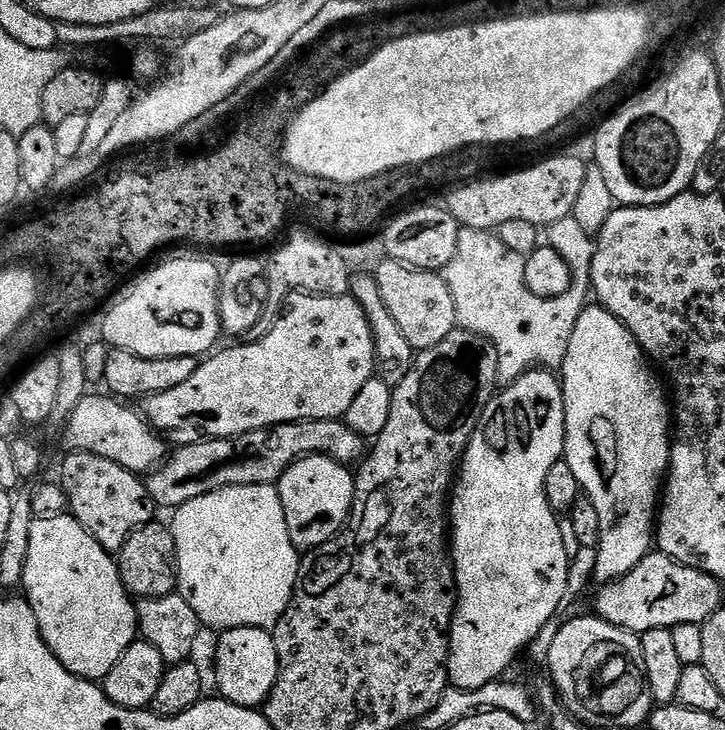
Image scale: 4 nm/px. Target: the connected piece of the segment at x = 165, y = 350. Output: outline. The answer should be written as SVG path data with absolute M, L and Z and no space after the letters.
M168 260L148 272L104 316L103 343L109 349L130 350L142 358L203 357L217 347L220 327L220 278L222 272L208 260Z

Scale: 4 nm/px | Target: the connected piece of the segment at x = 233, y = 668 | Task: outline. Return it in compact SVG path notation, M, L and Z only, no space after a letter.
M229 628L219 633L220 641L216 644L216 684L220 687L219 695L232 704L243 708L259 709L268 695L274 690L274 682L278 682L280 659L274 646L274 638L267 628Z

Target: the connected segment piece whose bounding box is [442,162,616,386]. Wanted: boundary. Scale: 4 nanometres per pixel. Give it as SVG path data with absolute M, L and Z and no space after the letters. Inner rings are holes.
M595 162L588 164L586 179L582 184L582 191L578 194L575 209L571 216L559 219L548 226L545 234L547 245L565 258L571 270L571 286L566 294L558 298L538 298L526 286L525 257L521 253L507 248L495 231L487 228L461 228L458 234L458 250L454 250L454 258L450 258L448 267L443 269L444 280L450 286L450 294L454 294L454 310L457 325L463 331L473 332L486 338L498 354L497 381L507 386L522 378L533 370L547 370L553 374L559 373L566 358L567 347L574 332L575 323L589 303L592 286L592 262L595 252L594 235L597 235L606 218L616 207L610 188L602 175L602 170Z

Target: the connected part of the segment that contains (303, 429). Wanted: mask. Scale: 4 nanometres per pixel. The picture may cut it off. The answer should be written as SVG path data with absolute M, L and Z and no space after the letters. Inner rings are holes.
M343 419L299 420L275 424L273 428L254 430L241 436L197 440L200 440L197 444L184 444L177 452L175 449L155 472L147 473L150 498L154 498L157 509L175 510L194 498L202 498L214 490L230 486L276 484L284 471L304 456L329 456L339 464L349 466L363 461L366 456L365 437L350 430Z

